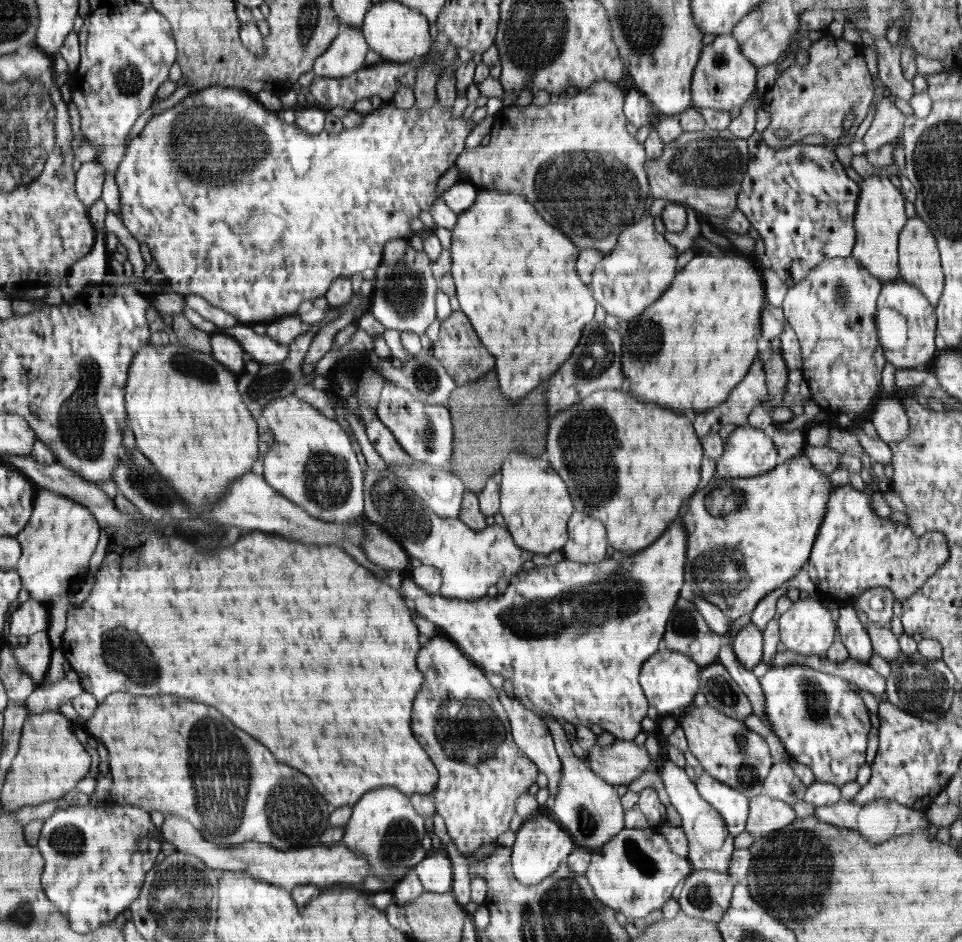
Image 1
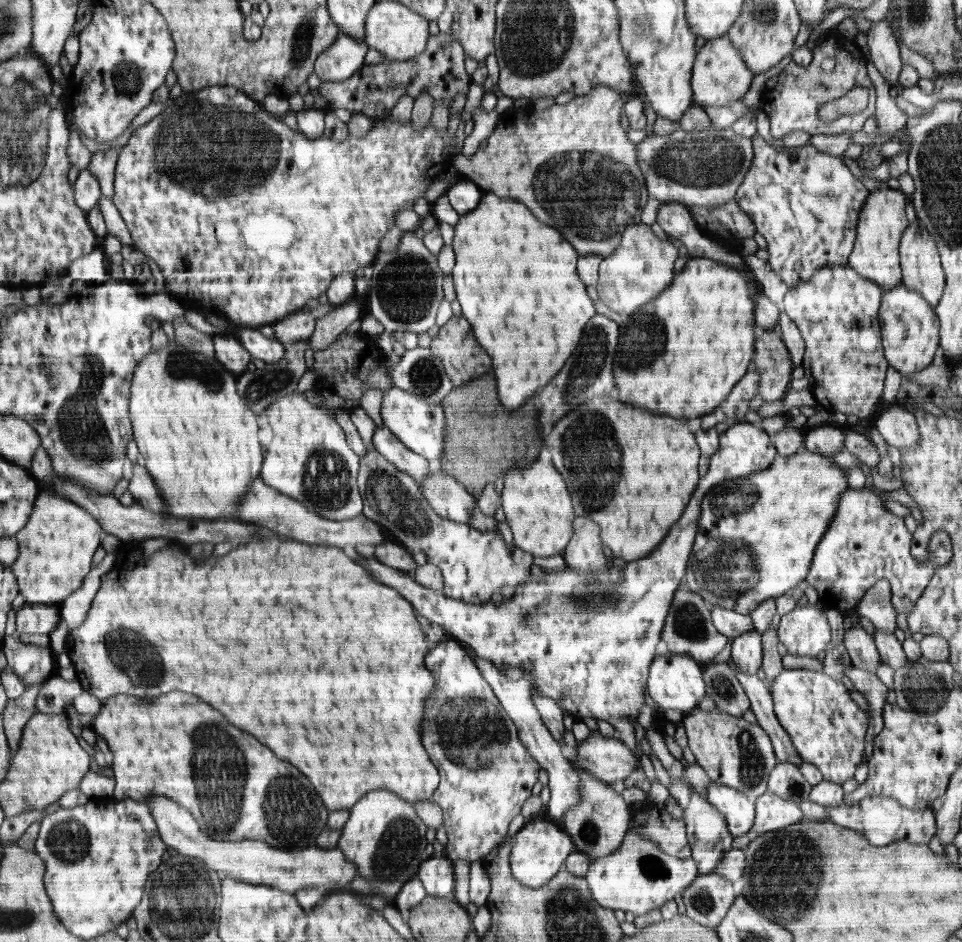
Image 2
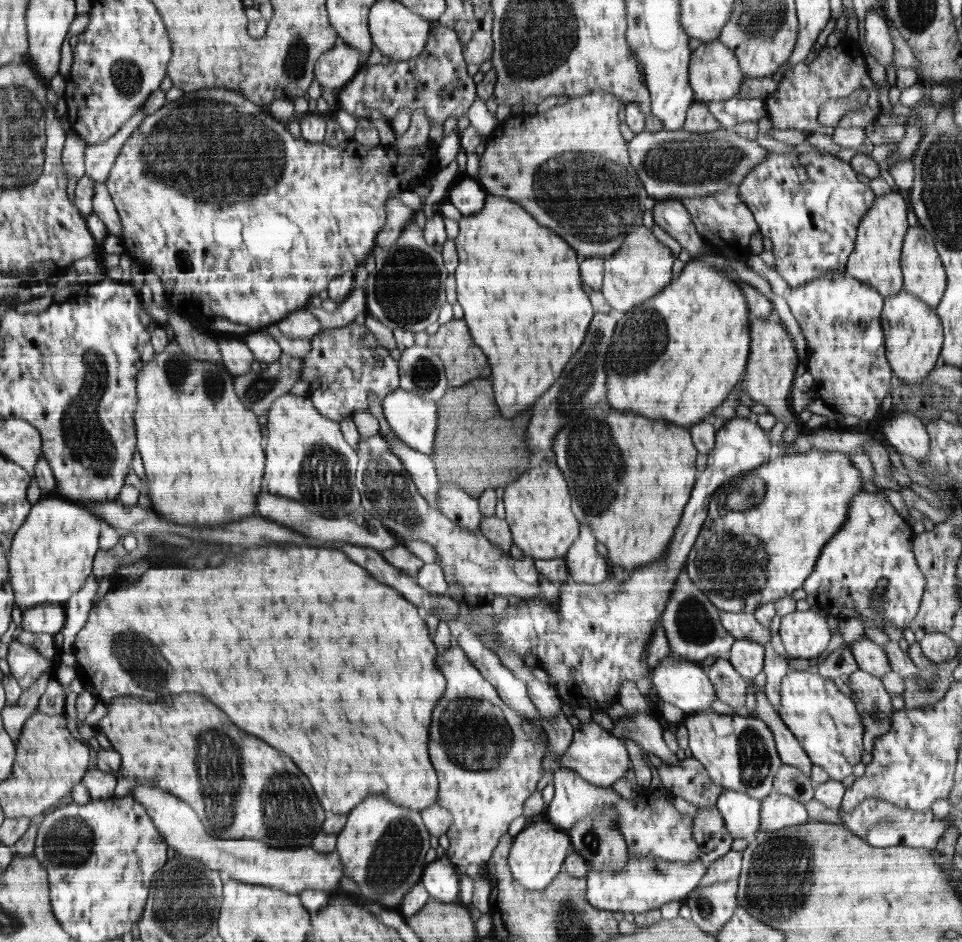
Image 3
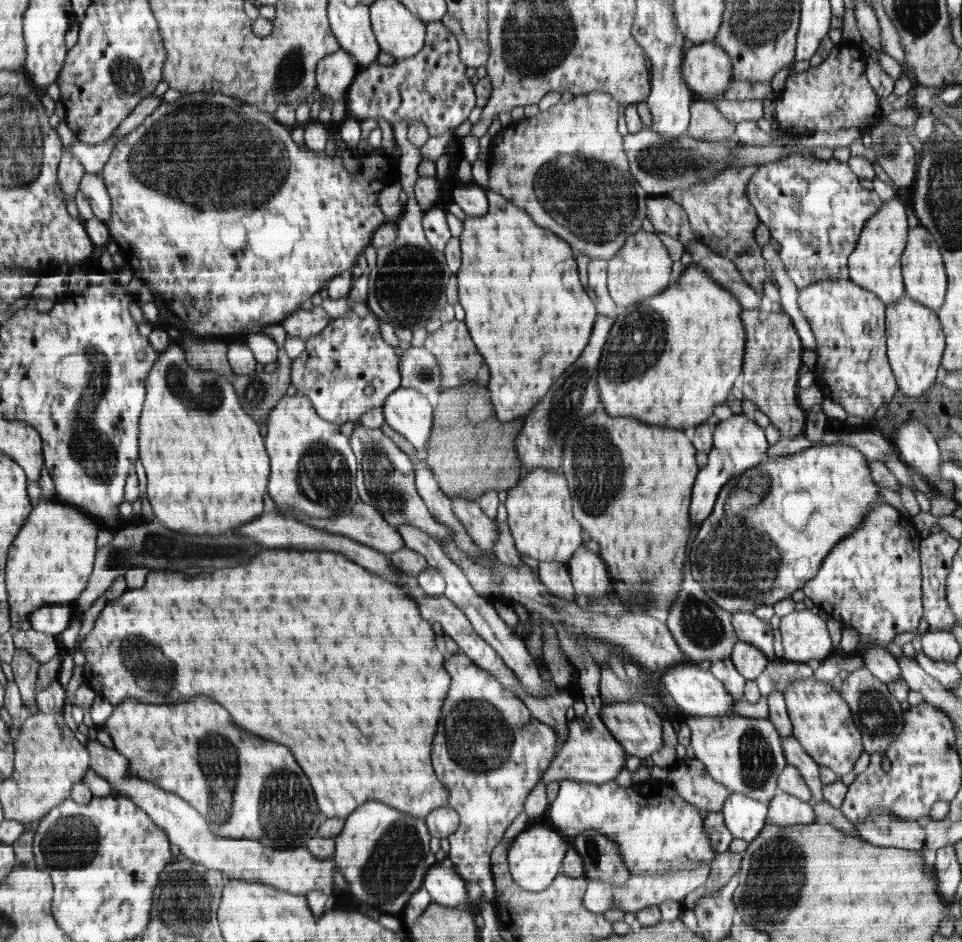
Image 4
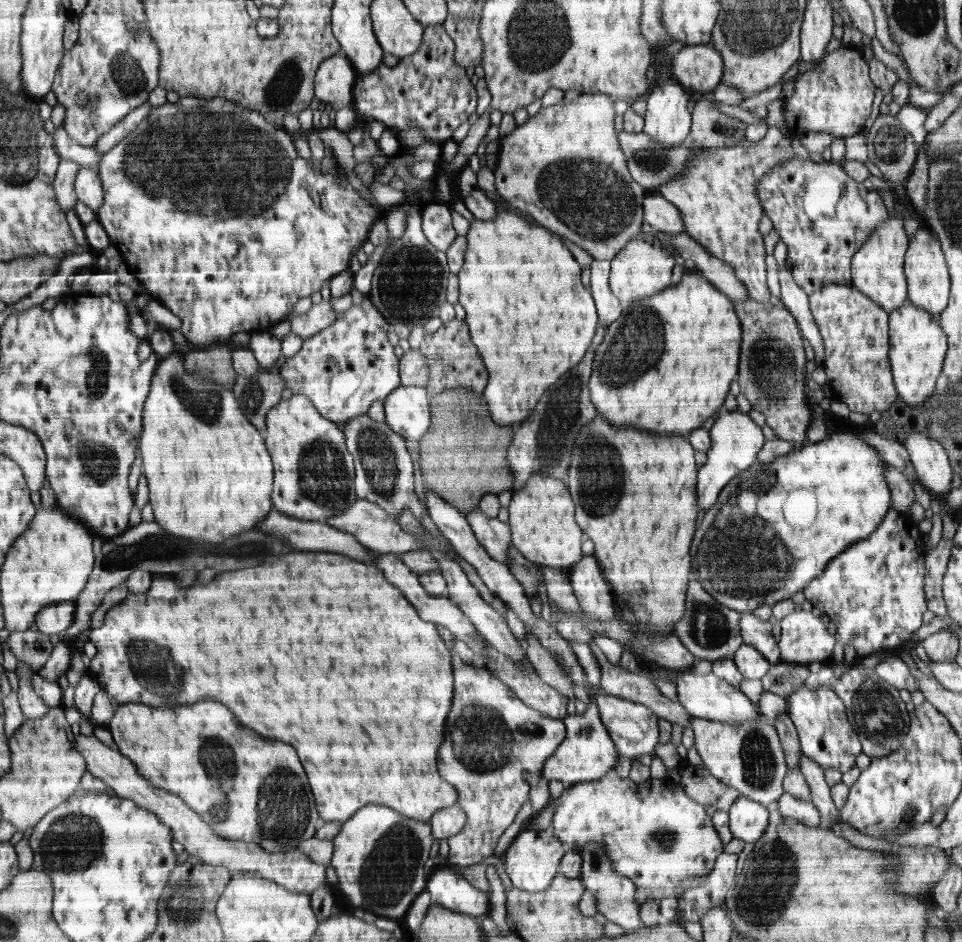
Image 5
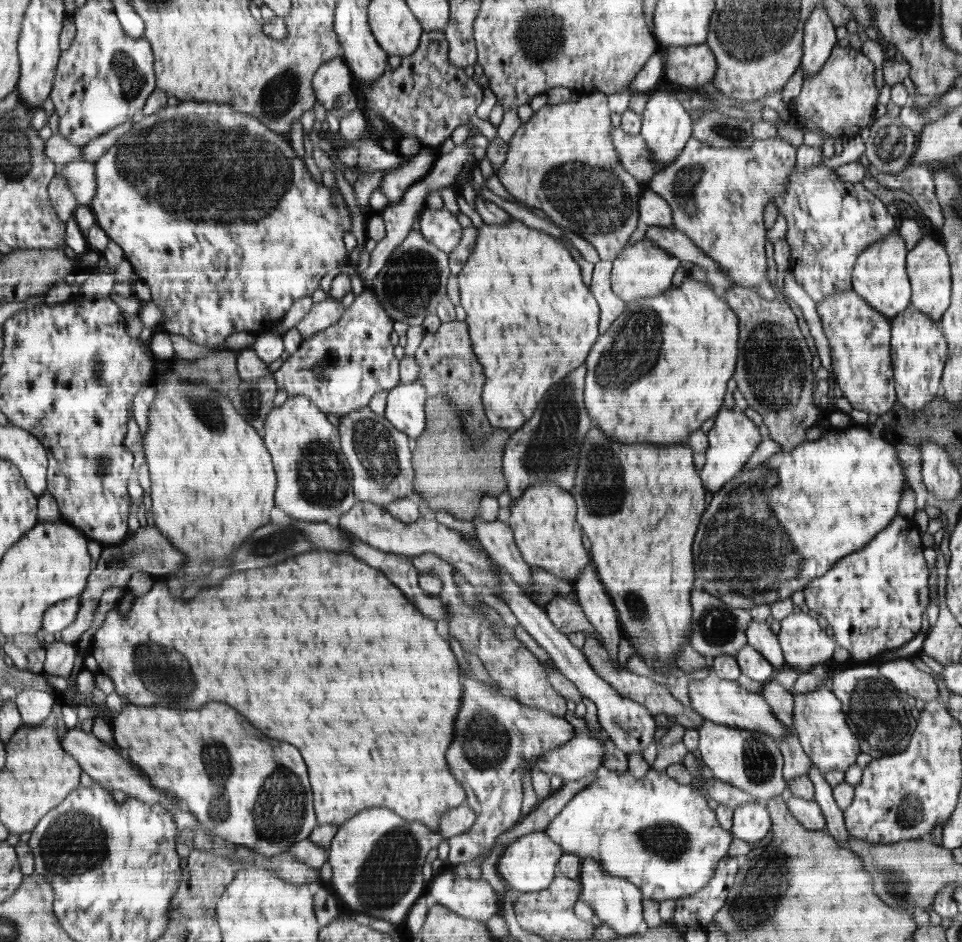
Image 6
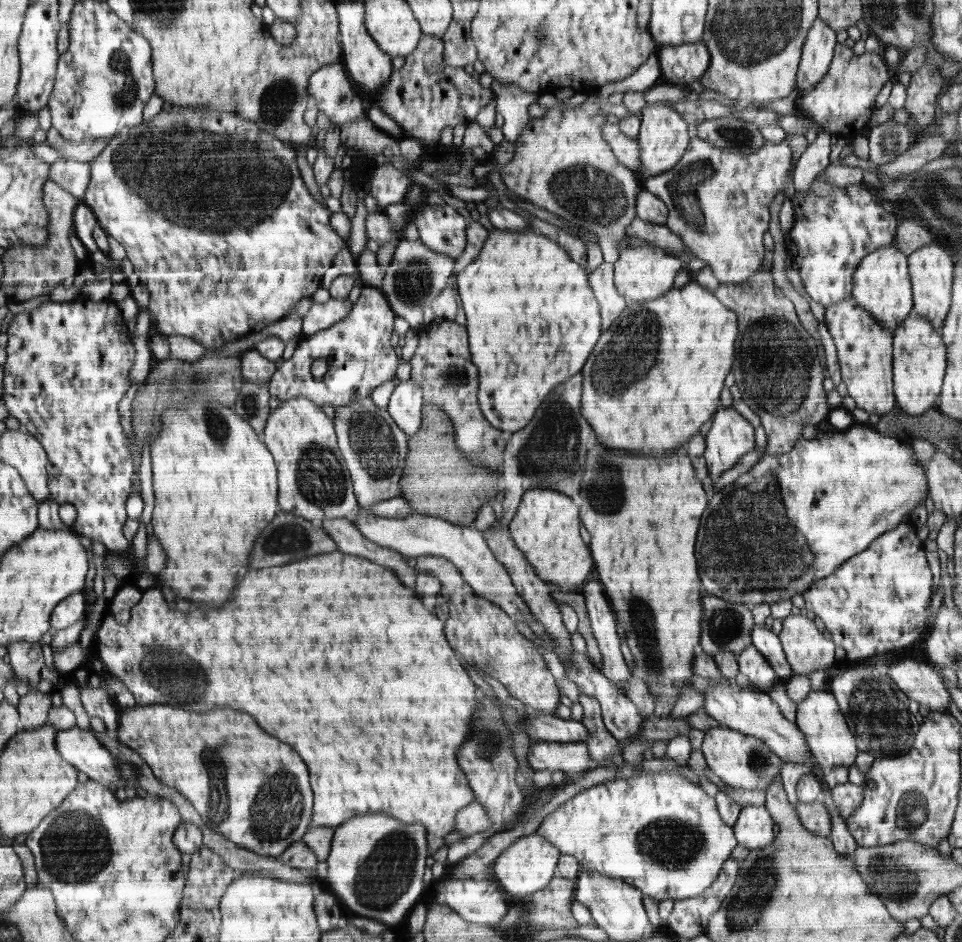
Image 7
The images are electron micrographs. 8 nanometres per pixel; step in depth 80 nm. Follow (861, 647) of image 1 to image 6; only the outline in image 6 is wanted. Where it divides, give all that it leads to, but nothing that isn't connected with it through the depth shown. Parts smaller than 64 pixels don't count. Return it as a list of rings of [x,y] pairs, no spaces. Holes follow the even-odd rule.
[[[910,658],[893,659],[878,667],[883,676],[895,686],[896,690],[913,699],[921,698],[926,703],[938,698],[938,687],[932,675],[914,667]]]

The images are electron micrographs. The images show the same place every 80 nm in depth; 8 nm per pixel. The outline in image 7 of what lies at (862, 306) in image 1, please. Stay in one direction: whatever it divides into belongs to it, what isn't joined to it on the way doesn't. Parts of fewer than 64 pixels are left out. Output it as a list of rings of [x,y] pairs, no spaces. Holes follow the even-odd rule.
[[[852,296],[840,302],[829,304],[824,311],[827,329],[832,335],[838,363],[840,363],[841,381],[846,384],[848,396],[856,401],[856,407],[871,414],[888,414],[897,407],[893,392],[893,334],[862,308]]]

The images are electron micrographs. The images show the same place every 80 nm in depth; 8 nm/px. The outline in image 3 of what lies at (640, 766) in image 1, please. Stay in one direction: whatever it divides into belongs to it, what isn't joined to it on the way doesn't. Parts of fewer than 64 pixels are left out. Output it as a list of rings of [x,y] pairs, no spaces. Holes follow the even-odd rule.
[[[592,719],[590,723],[581,723],[580,728],[574,730],[571,746],[558,759],[558,765],[577,772],[593,785],[608,787],[626,775],[626,771],[630,768],[630,759],[625,742],[614,737],[611,731],[606,730]]]

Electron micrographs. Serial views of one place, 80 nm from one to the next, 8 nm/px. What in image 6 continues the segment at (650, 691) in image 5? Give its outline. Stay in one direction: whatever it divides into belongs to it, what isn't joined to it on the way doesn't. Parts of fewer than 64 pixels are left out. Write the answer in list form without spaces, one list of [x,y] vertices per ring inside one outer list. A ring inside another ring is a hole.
[[[585,637],[583,648],[581,650],[590,666],[596,671],[598,676],[601,676],[620,696],[628,698],[645,706],[652,716],[657,714],[666,714],[667,717],[673,718],[677,724],[682,725],[685,729],[696,729],[705,721],[700,713],[696,712],[692,707],[687,707],[682,705],[676,698],[672,697],[669,689],[662,687],[662,685],[651,681],[647,677],[640,676],[638,674],[632,673],[624,667],[619,667],[615,665],[610,658],[608,658],[608,652],[606,649],[598,642],[598,640],[593,637]]]

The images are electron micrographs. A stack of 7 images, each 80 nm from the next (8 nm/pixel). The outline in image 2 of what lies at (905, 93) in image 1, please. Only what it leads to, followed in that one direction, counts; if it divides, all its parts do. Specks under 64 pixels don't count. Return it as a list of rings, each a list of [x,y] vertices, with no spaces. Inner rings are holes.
[[[882,20],[871,24],[867,37],[873,65],[892,87],[902,89],[899,84],[899,76],[903,63],[900,61],[899,40],[896,32],[888,26],[886,20]]]

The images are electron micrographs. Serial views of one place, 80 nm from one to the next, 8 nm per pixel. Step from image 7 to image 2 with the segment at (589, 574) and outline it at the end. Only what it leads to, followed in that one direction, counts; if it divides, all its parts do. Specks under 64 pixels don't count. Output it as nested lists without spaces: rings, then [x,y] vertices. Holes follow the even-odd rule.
[[[536,460],[529,465],[510,467],[504,477],[501,505],[514,546],[532,553],[534,558],[562,554],[572,538],[575,510],[563,475],[552,462]]]

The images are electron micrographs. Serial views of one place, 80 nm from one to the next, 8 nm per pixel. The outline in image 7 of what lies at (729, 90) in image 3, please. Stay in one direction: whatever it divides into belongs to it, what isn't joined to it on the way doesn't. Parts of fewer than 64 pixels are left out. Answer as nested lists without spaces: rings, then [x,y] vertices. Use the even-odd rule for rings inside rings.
[[[702,42],[660,46],[656,55],[662,74],[683,88],[704,76],[710,64],[709,50]]]

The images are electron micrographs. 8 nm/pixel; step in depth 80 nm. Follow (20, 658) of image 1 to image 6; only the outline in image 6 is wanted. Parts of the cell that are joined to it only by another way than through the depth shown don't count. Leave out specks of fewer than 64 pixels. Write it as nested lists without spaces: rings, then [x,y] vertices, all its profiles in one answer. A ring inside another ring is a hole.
[[[22,690],[15,699],[24,726],[37,725],[46,720],[54,702],[54,694],[34,690]]]

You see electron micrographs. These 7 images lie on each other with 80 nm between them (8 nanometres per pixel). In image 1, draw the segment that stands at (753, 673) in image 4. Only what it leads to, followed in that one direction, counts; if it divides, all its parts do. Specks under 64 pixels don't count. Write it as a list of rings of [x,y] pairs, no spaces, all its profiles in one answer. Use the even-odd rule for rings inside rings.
[[[752,621],[741,628],[733,640],[732,651],[744,668],[752,670],[763,660],[763,631]]]

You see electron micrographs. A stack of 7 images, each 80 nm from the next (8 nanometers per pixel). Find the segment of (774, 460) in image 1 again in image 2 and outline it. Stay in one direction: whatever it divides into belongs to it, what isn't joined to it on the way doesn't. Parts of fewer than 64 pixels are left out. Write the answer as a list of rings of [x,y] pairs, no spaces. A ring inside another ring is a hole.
[[[746,422],[730,425],[728,430],[720,435],[718,450],[711,456],[708,472],[704,477],[702,477],[702,480],[700,480],[698,492],[692,496],[692,500],[690,500],[690,504],[686,506],[686,510],[684,510],[682,518],[680,518],[680,520],[678,520],[678,522],[670,528],[670,532],[664,536],[662,543],[650,552],[650,554],[647,554],[644,558],[639,558],[638,560],[633,560],[631,563],[627,563],[620,571],[616,568],[607,567],[606,569],[600,569],[597,573],[588,573],[585,578],[583,578],[580,572],[578,572],[574,567],[569,567],[568,565],[558,570],[544,570],[544,579],[528,579],[526,582],[523,582],[515,588],[514,594],[510,599],[504,598],[504,600],[496,606],[496,604],[492,602],[484,604],[465,603],[464,601],[447,597],[442,592],[432,590],[431,588],[424,588],[423,585],[417,582],[411,574],[396,568],[390,568],[390,566],[386,564],[382,564],[375,555],[370,558],[365,558],[364,562],[366,562],[372,570],[374,570],[374,576],[376,576],[382,584],[392,584],[392,588],[400,588],[400,592],[404,592],[404,596],[408,596],[408,600],[412,600],[412,604],[415,605],[417,614],[424,618],[426,622],[442,625],[449,632],[452,639],[464,644],[464,647],[470,649],[470,651],[472,651],[476,656],[485,658],[486,660],[491,660],[492,664],[495,664],[498,668],[522,668],[525,672],[523,681],[526,679],[526,674],[531,676],[531,690],[535,690],[535,692],[539,692],[542,696],[551,698],[555,704],[566,712],[566,714],[570,714],[570,716],[575,719],[583,720],[590,717],[610,723],[611,726],[618,730],[618,734],[620,734],[618,738],[624,742],[624,744],[627,744],[628,748],[636,750],[636,730],[634,729],[634,724],[632,724],[631,720],[639,716],[640,710],[642,710],[642,706],[644,706],[644,703],[646,702],[644,691],[645,688],[647,688],[649,666],[655,657],[654,654],[656,654],[656,646],[658,646],[658,643],[660,642],[661,632],[664,628],[664,621],[668,616],[668,611],[670,610],[675,592],[678,590],[678,587],[681,586],[681,583],[685,578],[685,570],[688,566],[689,556],[692,552],[694,540],[696,538],[696,520],[700,518],[700,500],[702,500],[702,496],[704,496],[704,494],[707,494],[707,492],[710,491],[710,488],[714,490],[716,484],[723,483],[724,480],[738,478],[739,476],[748,476],[754,472],[766,470],[774,462],[777,454],[776,448],[770,441],[771,440],[768,434],[761,427],[756,427],[753,424]]]

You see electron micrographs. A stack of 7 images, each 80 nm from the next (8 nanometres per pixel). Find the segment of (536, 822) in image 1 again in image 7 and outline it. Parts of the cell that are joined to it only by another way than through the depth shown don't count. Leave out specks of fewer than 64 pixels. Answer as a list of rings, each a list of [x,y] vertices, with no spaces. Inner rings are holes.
[[[531,833],[516,839],[516,842],[508,846],[492,866],[489,874],[492,880],[499,882],[499,888],[511,898],[513,896],[524,897],[544,891],[551,883],[556,864],[560,857],[560,849],[556,848],[551,841],[546,840],[538,833]]]

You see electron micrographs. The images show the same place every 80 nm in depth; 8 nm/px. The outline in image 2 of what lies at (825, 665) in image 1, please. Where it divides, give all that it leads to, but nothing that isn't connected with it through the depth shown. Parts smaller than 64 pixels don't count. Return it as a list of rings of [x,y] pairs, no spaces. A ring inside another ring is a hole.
[[[856,666],[847,668],[845,674],[854,684],[856,691],[861,692],[871,706],[872,717],[869,718],[869,730],[865,734],[865,755],[871,757],[875,747],[874,739],[884,726],[881,714],[884,703],[887,702],[888,687],[875,672],[865,671]]]

